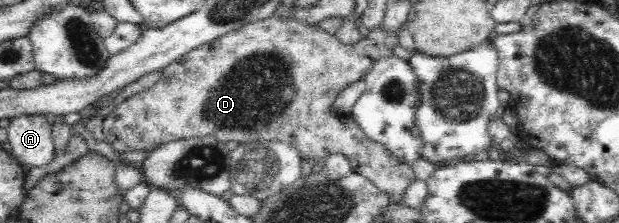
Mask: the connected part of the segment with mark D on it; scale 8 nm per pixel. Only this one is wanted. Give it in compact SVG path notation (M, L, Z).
M276 17L256 20L236 30L224 32L161 69L157 82L128 97L104 116L103 141L118 153L135 150L152 152L170 141L208 136L224 144L280 141L292 145L300 162L306 160L312 167L325 162L330 155L342 154L350 161L352 172L371 180L392 202L400 204L404 190L415 180L410 165L392 156L382 144L368 139L356 121L340 114L333 107L344 88L362 80L376 61L392 55L392 50L398 45L398 37L390 35L383 26L371 30L367 38L360 39L356 44L344 45L336 35L322 31L318 25L297 24L290 19L282 21Z

